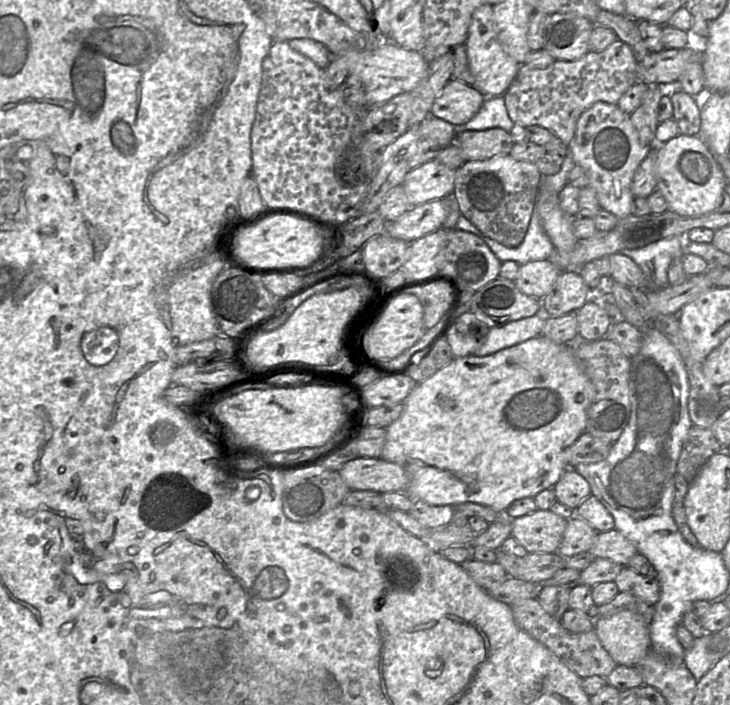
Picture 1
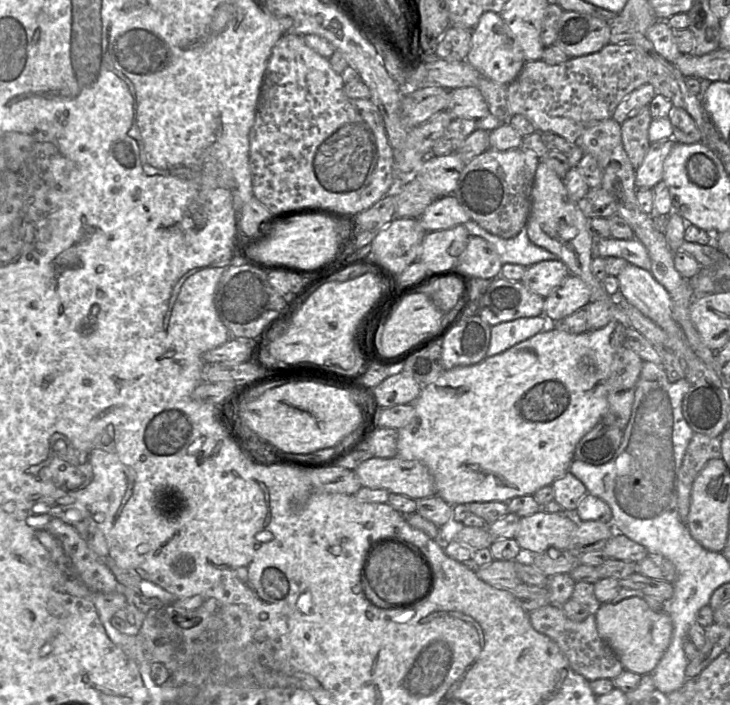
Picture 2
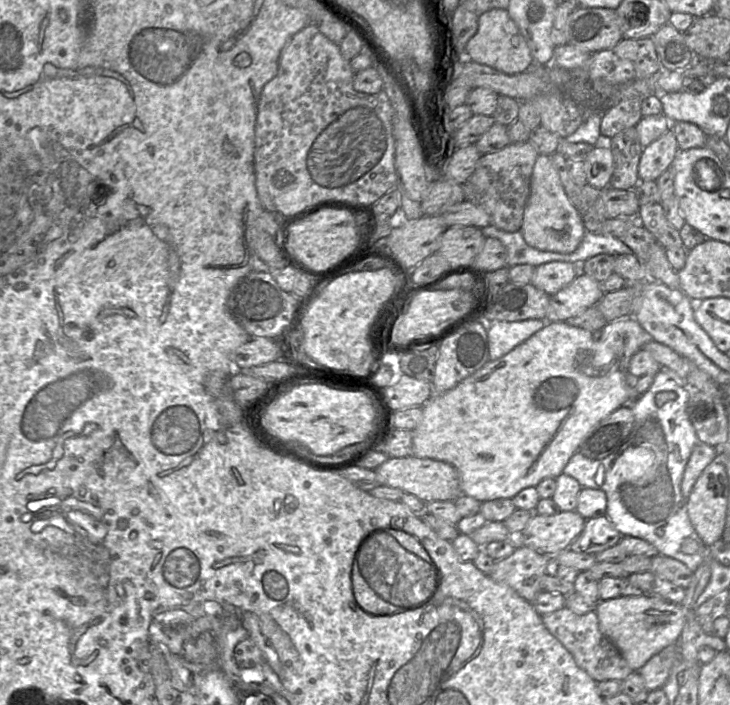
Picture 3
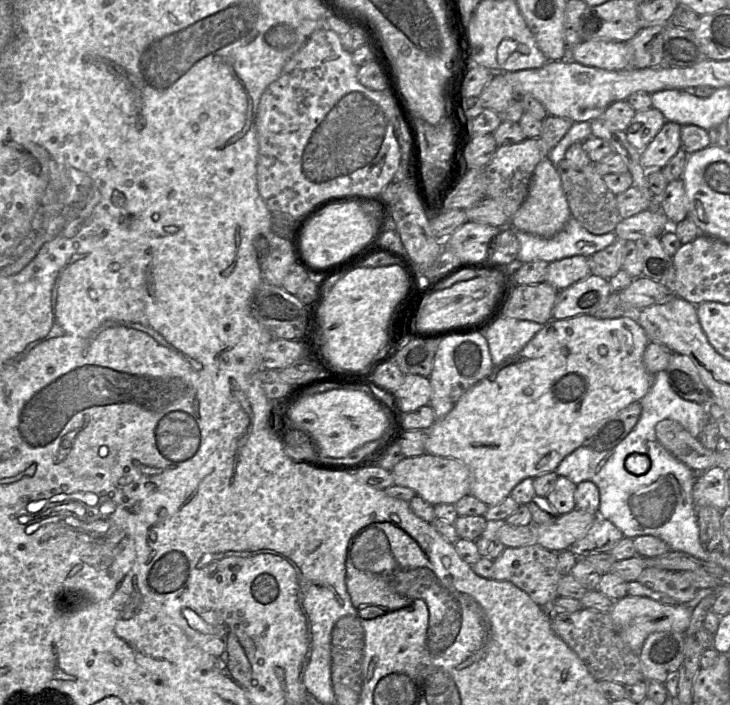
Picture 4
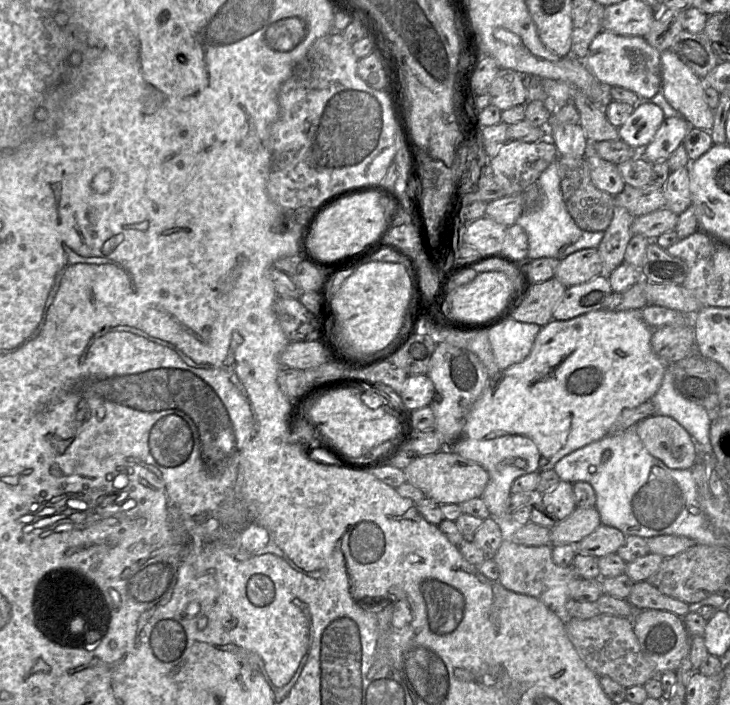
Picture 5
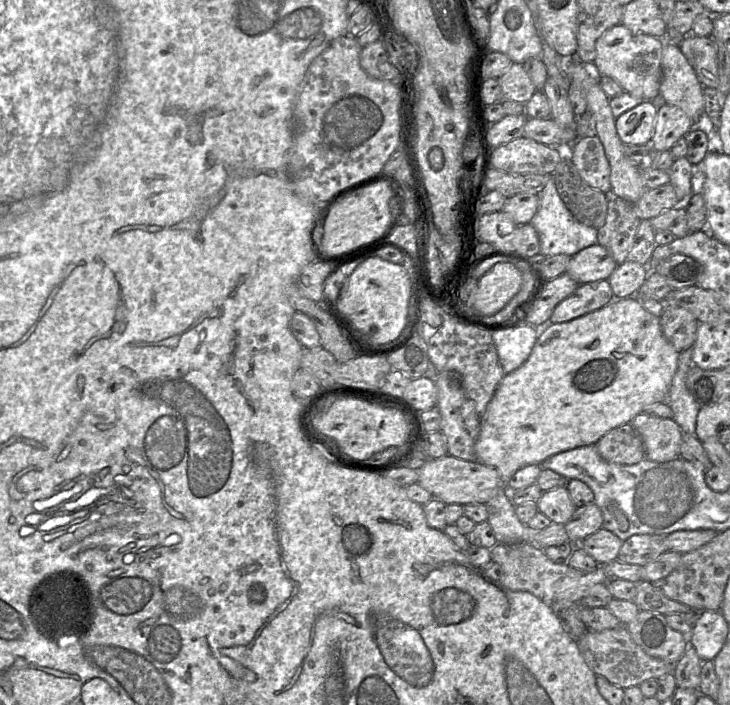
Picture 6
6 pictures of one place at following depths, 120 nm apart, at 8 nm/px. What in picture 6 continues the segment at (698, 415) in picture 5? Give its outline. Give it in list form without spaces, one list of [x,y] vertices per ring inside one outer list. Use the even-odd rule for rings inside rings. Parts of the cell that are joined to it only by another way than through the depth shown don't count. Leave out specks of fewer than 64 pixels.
[[[690,347],[679,355],[677,371],[672,380],[667,403],[673,411],[672,419],[680,426],[684,435],[695,436],[700,406],[686,387],[686,377],[692,367],[692,352],[693,347]]]

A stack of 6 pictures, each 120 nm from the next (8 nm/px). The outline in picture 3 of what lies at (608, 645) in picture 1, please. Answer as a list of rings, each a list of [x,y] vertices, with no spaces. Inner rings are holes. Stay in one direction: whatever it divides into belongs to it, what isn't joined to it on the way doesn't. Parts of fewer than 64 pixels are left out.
[[[619,596],[599,601],[595,612],[601,633],[619,650],[634,672],[655,654],[679,641],[685,624],[681,604],[640,596]]]

